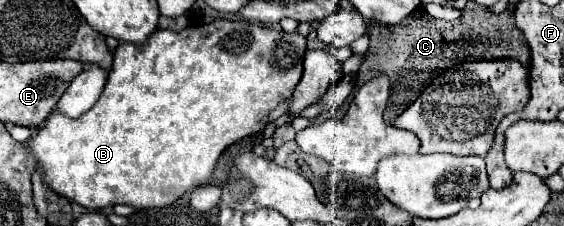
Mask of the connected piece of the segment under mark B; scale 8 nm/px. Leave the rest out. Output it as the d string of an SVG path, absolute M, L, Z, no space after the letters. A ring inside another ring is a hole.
M215 20L211 24L205 26L189 26L181 32L171 32L171 30L155 30L143 44L131 44L131 42L123 42L117 46L115 54L113 54L113 68L109 72L107 84L103 88L101 98L95 102L95 106L91 110L87 110L85 114L81 114L79 118L69 118L59 110L53 110L45 124L41 124L35 132L33 138L29 138L27 148L33 154L39 170L43 172L43 182L49 190L53 190L57 196L67 198L87 210L101 210L107 206L115 206L115 204L127 204L133 206L137 210L155 210L155 208L165 208L171 206L177 198L181 198L187 190L195 190L199 186L211 184L213 178L213 170L217 164L217 158L221 156L221 152L251 134L261 132L267 124L275 122L279 116L283 116L289 110L289 98L295 90L295 86L301 80L303 74L303 56L305 56L305 48L307 40L299 34L287 34L283 30L273 30L273 28L263 28L259 24L249 24L249 22L229 22L229 20Z

